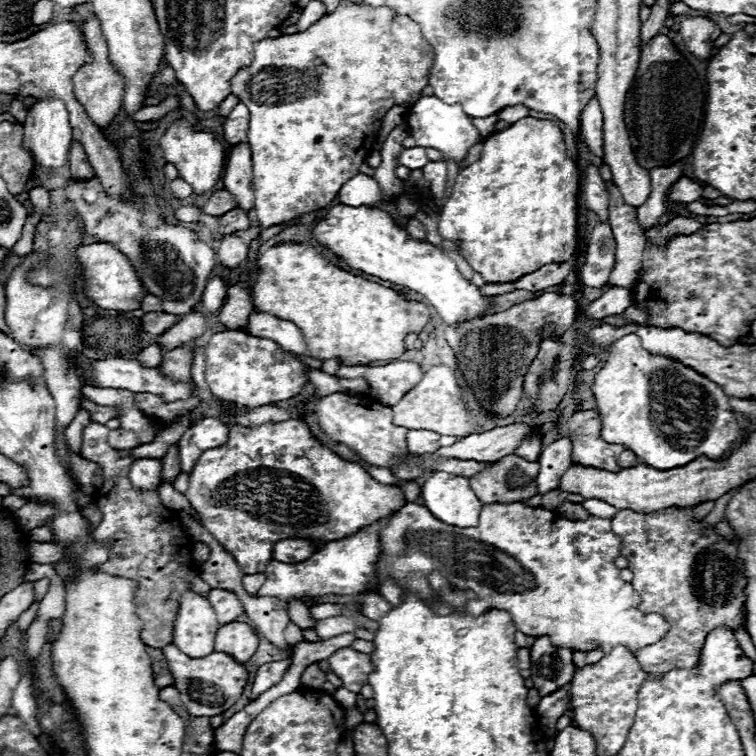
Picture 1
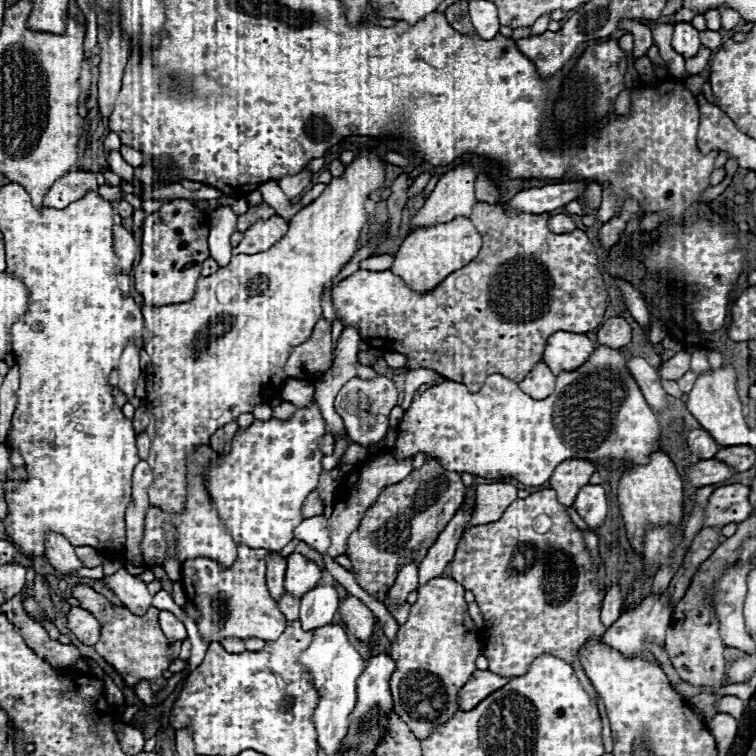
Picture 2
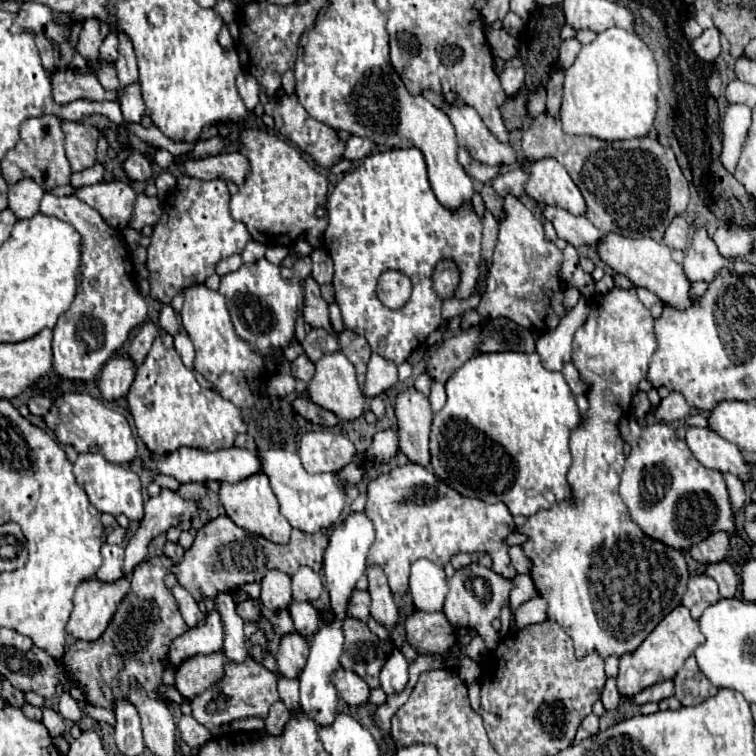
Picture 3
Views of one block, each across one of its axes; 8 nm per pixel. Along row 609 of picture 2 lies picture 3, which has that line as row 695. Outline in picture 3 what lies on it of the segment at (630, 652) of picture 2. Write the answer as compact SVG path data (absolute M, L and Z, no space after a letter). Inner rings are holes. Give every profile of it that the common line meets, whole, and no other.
M662 680L662 682L658 682L658 684L654 684L652 688L648 688L648 690L640 692L640 694L636 694L636 696L632 698L632 702L636 702L636 704L660 702L660 700L672 696L672 694L674 694L674 682L672 682L672 680Z

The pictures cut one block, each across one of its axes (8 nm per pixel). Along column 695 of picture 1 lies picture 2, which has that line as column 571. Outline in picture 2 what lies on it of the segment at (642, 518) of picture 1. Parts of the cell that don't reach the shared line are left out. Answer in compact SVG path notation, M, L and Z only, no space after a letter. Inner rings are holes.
M540 490L524 500L518 498L508 506L500 520L466 530L458 542L450 568L452 578L476 596L482 610L486 630L482 654L488 658L488 670L494 674L506 678L522 676L532 660L544 654L552 654L574 664L580 646L590 636L602 636L606 632L604 624L600 622L600 606L606 592L604 566L594 570L594 562L584 544L582 532L572 524L568 508L558 504L554 490Z

